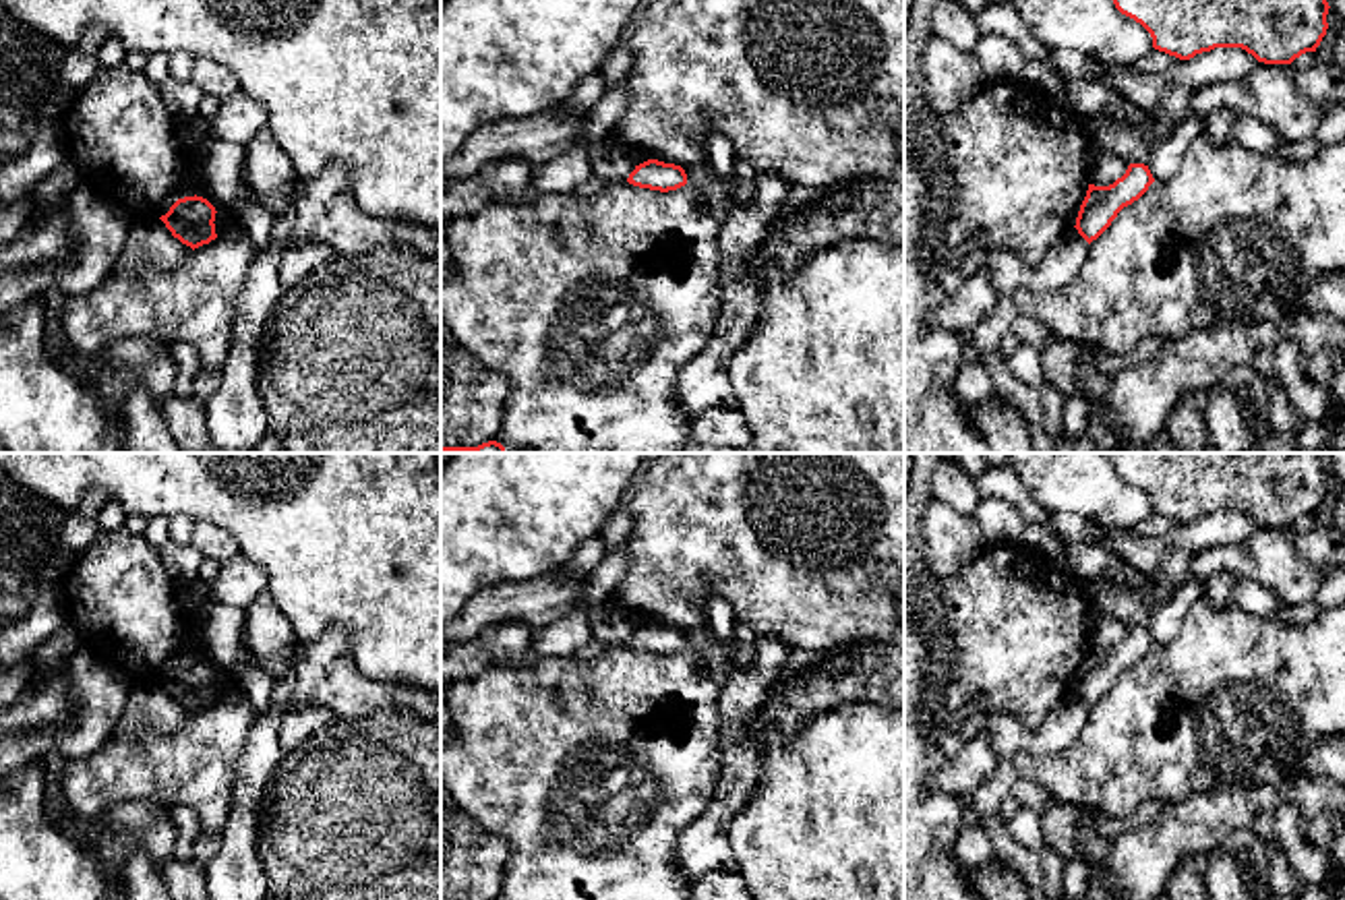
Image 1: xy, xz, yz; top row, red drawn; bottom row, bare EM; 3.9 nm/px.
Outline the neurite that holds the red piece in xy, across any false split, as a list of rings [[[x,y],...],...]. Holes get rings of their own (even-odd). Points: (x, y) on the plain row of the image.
[[[195,658],[178,662],[159,683],[174,701],[195,714],[217,701],[215,677],[215,670],[207,662]]]

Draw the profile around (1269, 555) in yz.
[[[1264,526],[1239,544],[1196,552],[1190,579],[1206,579],[1219,571],[1256,579],[1283,606],[1310,606],[1331,573],[1299,557],[1293,528]]]

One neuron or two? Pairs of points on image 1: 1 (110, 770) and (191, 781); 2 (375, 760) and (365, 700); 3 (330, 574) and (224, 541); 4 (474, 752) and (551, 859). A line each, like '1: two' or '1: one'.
1: one
2: two
3: two
4: one

